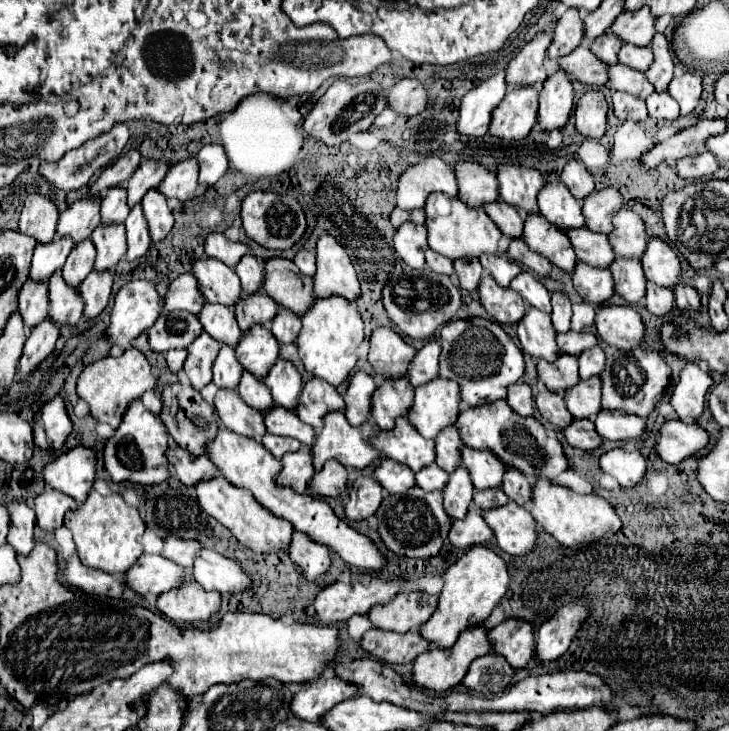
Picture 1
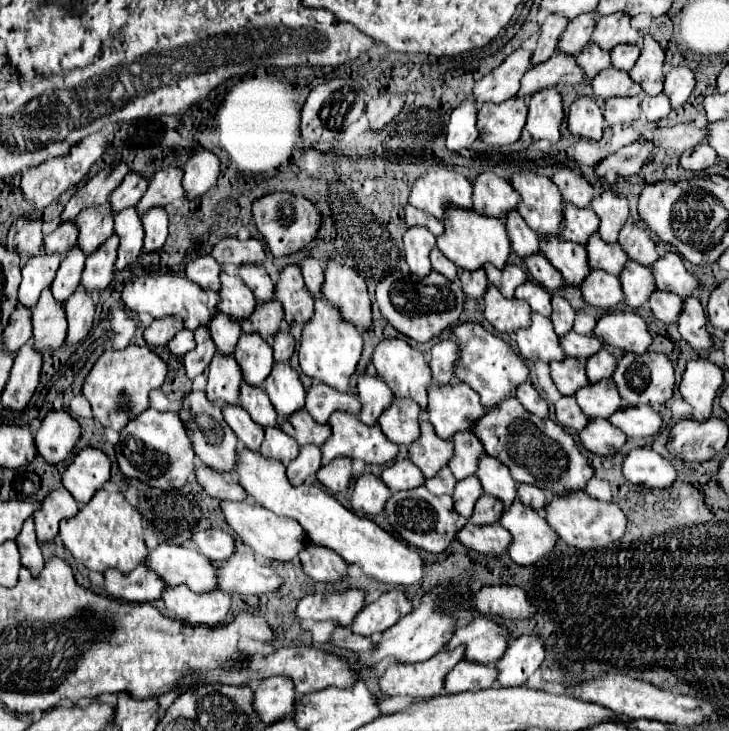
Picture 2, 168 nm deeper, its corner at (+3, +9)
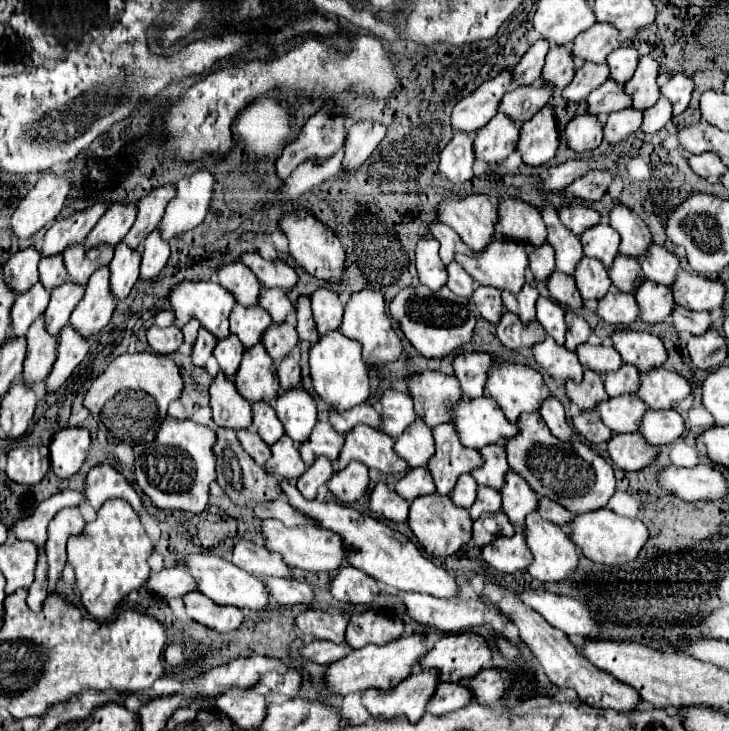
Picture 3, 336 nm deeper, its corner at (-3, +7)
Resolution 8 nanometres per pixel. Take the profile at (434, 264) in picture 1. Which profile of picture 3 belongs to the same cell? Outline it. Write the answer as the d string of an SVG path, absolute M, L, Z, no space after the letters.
M454 261L448 267L448 287L454 291L454 295L470 299L474 293L474 279L470 279L470 275Z

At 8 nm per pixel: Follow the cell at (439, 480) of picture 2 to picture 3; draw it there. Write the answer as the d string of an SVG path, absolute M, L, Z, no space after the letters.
M462 475L452 491L452 501L458 503L458 507L464 507L464 509L470 509L470 505L474 505L474 499L476 499L476 491L478 491L478 483L472 475Z

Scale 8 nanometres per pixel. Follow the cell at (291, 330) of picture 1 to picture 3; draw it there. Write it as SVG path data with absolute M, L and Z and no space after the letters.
M290 355L290 359L284 359L284 361L278 363L276 373L278 373L278 379L280 379L282 391L288 391L288 389L300 385L300 365L292 355Z

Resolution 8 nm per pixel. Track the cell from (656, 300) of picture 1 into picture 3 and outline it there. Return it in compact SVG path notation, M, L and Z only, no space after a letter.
M676 307L672 313L672 321L676 331L690 333L690 335L704 335L712 327L710 313L706 311L690 311L684 307Z

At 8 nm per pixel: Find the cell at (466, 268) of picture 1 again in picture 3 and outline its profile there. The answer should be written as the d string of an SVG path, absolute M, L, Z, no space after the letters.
M476 287L474 295L472 295L480 315L490 321L492 325L498 325L498 319L502 317L502 299L500 299L500 291L496 291L494 287Z

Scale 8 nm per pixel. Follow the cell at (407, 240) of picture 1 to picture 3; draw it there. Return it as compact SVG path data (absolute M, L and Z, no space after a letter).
M426 237L418 241L416 247L416 269L420 275L420 283L430 287L430 291L440 291L446 285L448 273L438 257L438 241L434 237Z

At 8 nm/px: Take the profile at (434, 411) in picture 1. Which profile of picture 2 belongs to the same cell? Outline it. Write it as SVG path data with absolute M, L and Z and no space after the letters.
M464 383L436 385L428 389L426 419L432 423L438 437L448 439L456 431L470 429L470 423L484 415L480 397Z

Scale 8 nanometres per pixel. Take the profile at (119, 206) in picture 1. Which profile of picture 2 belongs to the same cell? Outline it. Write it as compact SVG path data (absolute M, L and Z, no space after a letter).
M100 205L100 209L84 209L84 213L76 217L76 223L80 227L78 247L86 255L96 251L114 233L114 217L108 205Z

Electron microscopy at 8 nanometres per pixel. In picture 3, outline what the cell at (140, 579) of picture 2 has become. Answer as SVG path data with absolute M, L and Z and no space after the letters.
M174 567L174 569L164 569L160 573L152 573L146 583L146 589L154 591L162 599L172 599L196 591L198 585L194 583L194 577L186 569Z

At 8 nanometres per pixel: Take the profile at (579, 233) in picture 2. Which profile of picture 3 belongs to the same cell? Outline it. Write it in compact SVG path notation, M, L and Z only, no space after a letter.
M602 221L596 227L584 231L584 235L580 237L580 241L582 241L586 257L602 261L606 269L612 267L612 263L614 263L614 259L618 255L620 235L608 223Z

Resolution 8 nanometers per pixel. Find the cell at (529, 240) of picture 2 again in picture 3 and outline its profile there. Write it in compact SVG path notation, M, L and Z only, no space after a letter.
M544 243L542 247L530 249L530 269L534 273L534 277L542 283L546 283L546 279L550 279L550 275L556 271L556 263L554 263L554 249Z

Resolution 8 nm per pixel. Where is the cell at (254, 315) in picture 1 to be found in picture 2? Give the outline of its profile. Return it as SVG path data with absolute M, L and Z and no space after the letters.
M264 301L260 303L248 321L240 321L240 327L244 333L260 333L264 339L270 339L278 329L284 319L284 311L280 301Z

